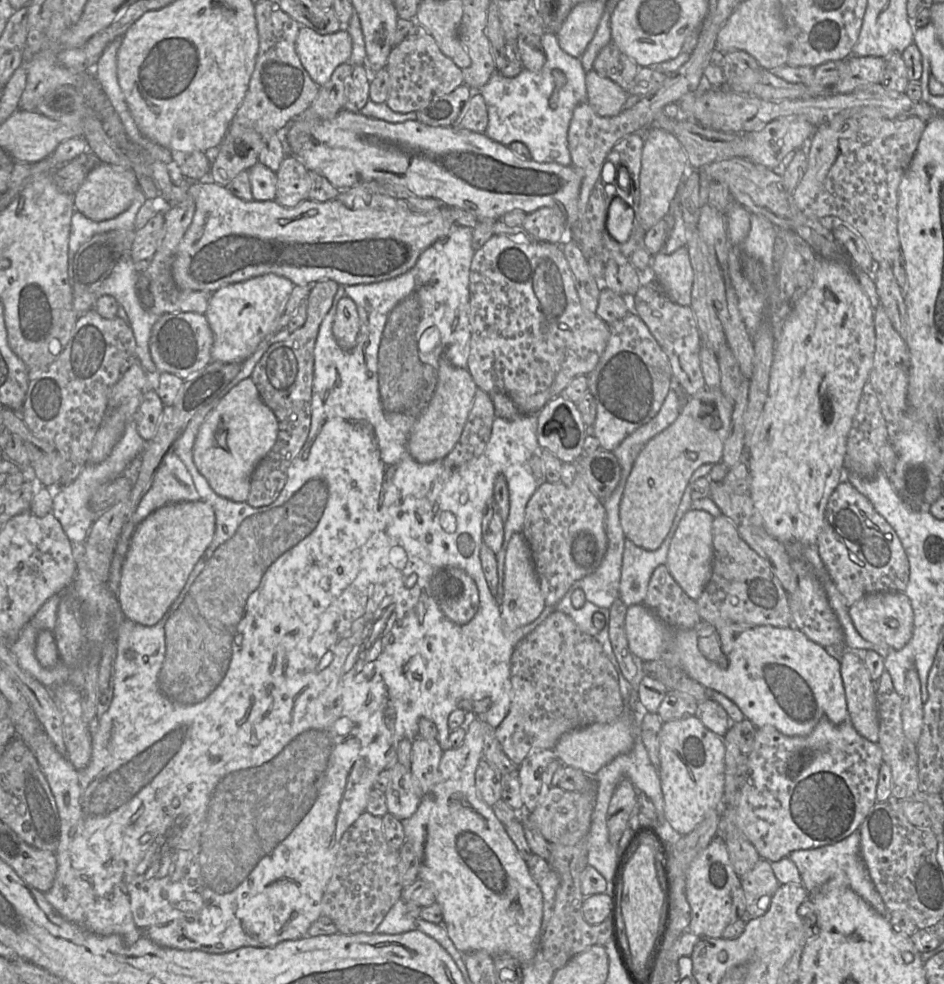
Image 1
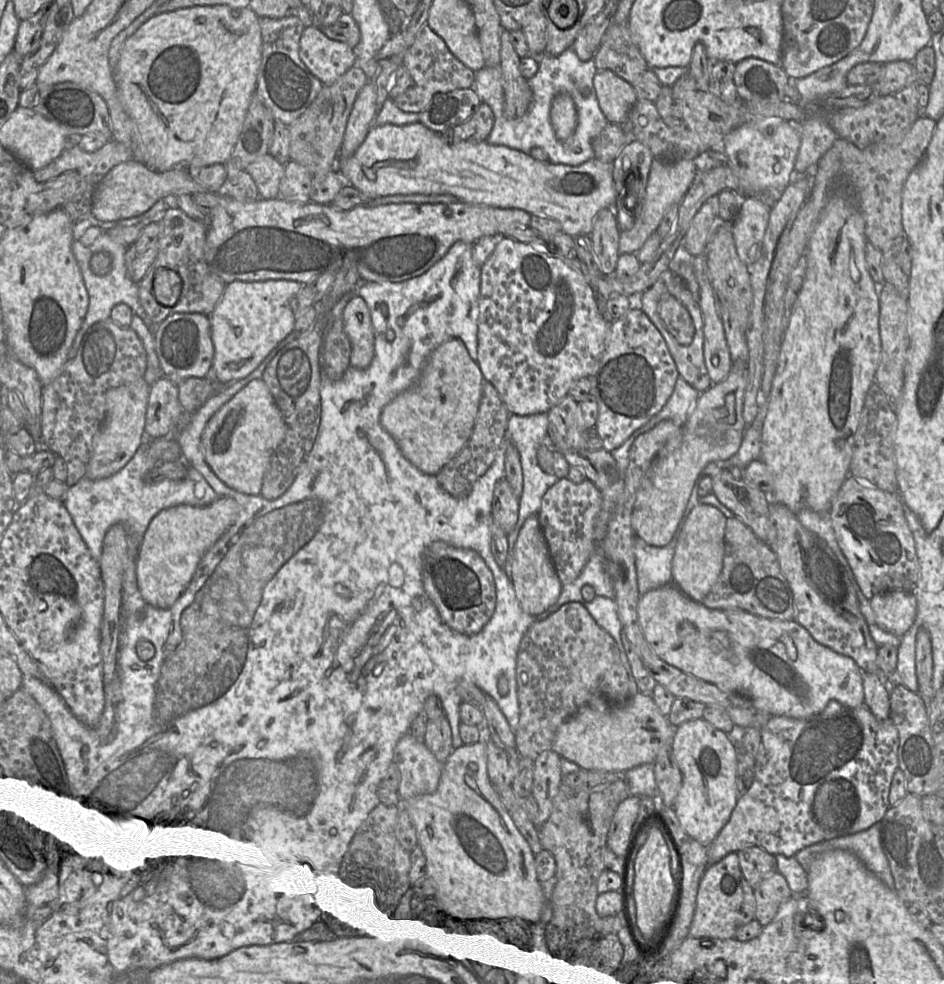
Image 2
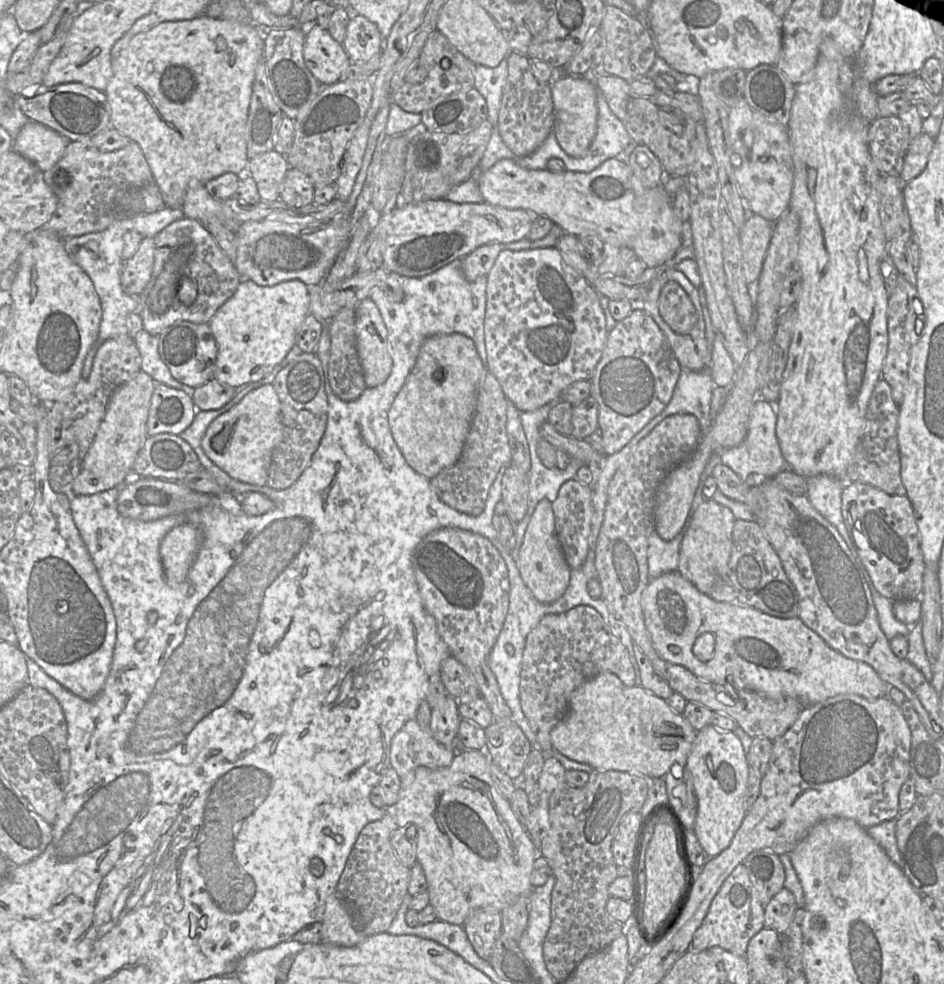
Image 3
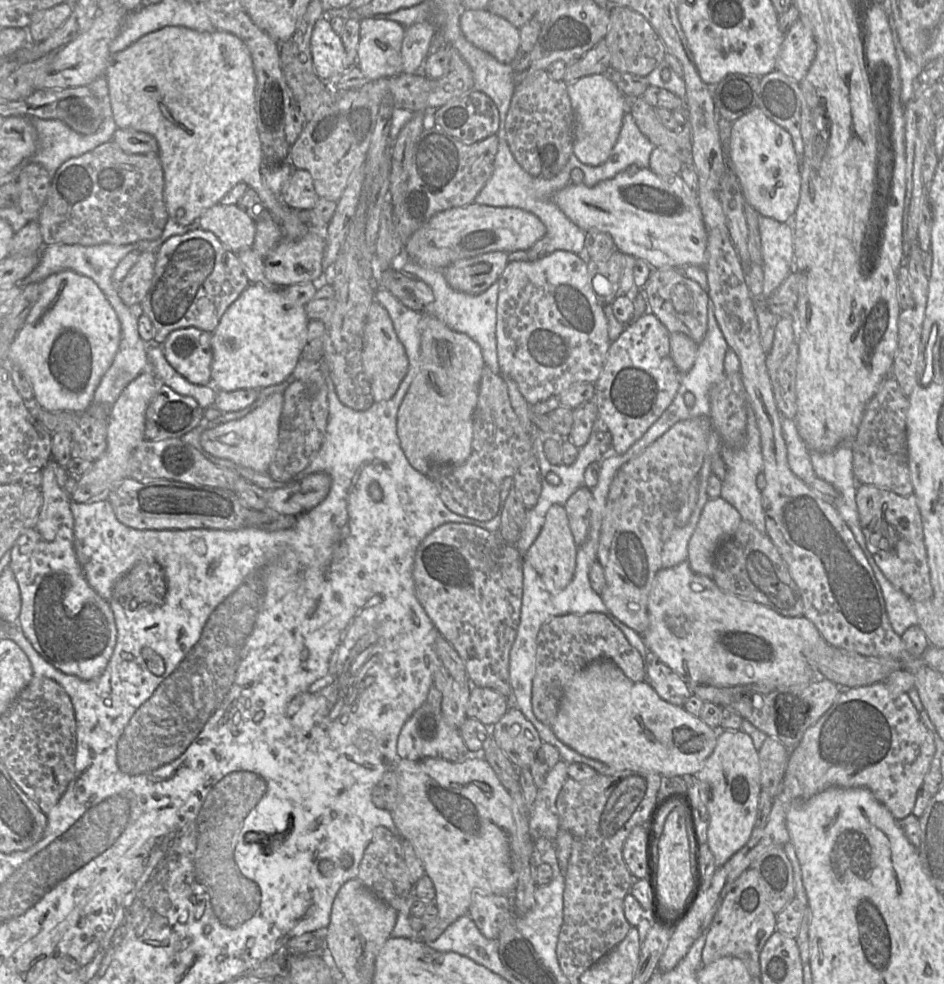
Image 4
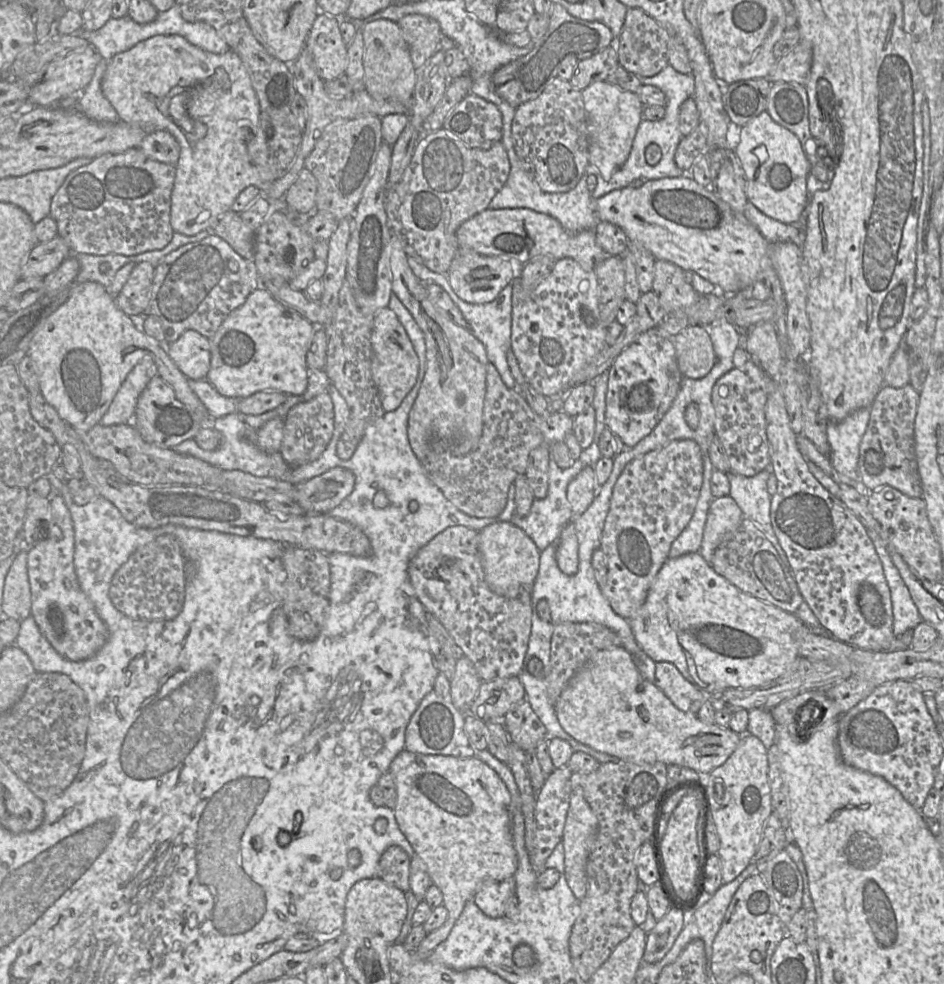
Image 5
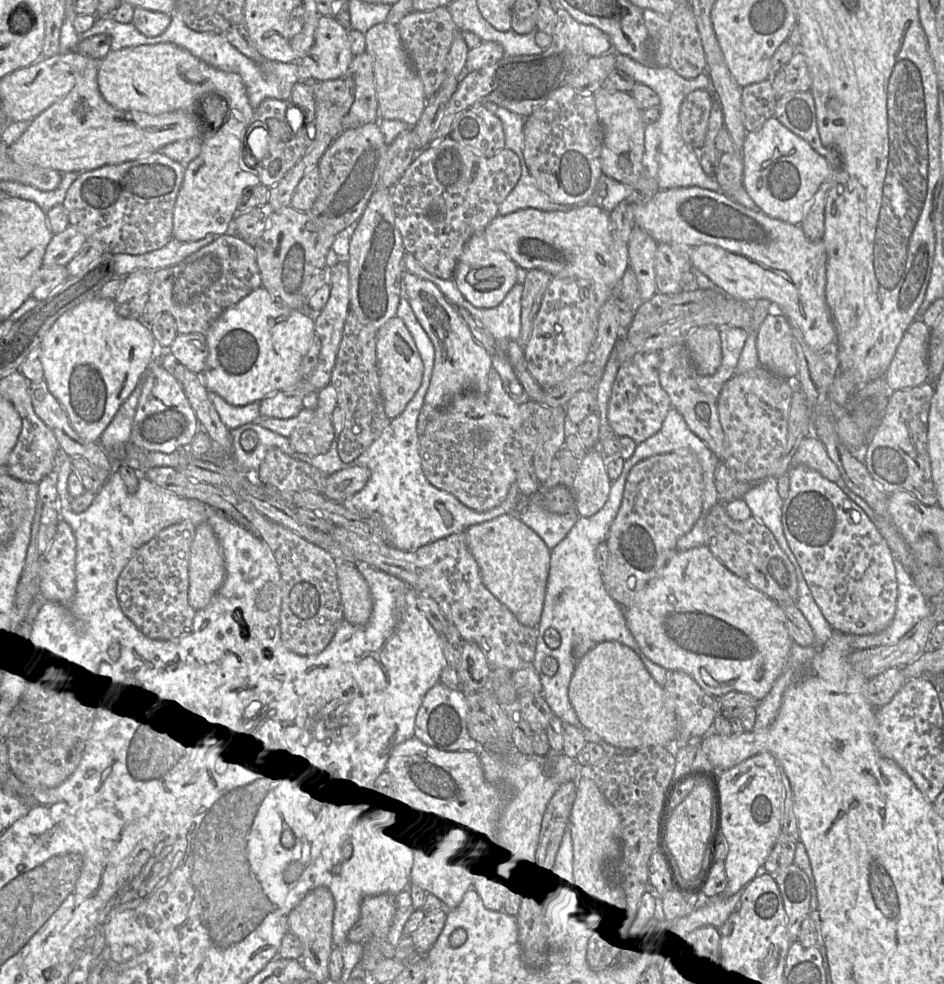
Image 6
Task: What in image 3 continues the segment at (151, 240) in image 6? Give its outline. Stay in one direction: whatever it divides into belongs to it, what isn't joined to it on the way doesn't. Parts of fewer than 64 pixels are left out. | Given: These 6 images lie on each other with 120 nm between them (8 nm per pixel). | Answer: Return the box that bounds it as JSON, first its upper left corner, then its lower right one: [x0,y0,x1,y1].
[44,140,155,240]

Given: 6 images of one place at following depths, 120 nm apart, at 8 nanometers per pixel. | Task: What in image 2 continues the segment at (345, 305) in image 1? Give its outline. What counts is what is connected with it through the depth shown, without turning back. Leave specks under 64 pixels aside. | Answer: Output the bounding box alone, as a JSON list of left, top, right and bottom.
[341,295,374,369]

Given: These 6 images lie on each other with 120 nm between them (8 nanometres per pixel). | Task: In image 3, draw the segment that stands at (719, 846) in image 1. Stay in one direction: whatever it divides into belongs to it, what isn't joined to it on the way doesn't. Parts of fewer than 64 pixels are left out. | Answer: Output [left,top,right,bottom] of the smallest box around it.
[690,863,765,957]

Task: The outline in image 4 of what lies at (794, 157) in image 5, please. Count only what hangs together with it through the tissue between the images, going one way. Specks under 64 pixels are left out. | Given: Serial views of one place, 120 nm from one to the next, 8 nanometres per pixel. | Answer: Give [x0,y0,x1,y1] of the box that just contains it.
[729,108,801,223]

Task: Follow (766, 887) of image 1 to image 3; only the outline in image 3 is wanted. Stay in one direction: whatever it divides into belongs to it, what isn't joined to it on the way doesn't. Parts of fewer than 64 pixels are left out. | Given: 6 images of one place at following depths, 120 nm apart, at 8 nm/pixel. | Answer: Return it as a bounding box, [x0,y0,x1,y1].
[765,887,797,935]

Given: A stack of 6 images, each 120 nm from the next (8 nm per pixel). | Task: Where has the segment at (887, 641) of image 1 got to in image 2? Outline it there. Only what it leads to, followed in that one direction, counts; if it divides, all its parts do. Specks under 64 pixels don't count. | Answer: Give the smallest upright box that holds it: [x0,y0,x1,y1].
[869,592,917,637]

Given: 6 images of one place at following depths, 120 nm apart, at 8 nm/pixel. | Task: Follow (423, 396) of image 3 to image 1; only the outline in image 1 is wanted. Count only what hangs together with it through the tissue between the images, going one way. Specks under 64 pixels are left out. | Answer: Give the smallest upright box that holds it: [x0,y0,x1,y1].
[408,357,477,464]

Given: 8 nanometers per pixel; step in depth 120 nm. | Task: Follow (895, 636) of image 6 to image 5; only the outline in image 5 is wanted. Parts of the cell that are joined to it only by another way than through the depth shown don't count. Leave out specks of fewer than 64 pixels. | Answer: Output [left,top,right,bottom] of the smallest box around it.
[867,529,923,637]

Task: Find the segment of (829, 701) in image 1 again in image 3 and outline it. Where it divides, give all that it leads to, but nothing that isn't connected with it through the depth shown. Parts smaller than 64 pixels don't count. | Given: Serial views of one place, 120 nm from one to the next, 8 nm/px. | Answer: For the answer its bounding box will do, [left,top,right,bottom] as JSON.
[641,571,889,706]

